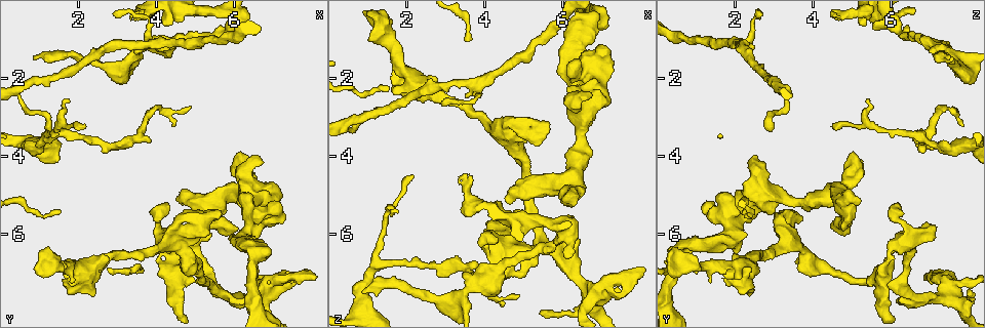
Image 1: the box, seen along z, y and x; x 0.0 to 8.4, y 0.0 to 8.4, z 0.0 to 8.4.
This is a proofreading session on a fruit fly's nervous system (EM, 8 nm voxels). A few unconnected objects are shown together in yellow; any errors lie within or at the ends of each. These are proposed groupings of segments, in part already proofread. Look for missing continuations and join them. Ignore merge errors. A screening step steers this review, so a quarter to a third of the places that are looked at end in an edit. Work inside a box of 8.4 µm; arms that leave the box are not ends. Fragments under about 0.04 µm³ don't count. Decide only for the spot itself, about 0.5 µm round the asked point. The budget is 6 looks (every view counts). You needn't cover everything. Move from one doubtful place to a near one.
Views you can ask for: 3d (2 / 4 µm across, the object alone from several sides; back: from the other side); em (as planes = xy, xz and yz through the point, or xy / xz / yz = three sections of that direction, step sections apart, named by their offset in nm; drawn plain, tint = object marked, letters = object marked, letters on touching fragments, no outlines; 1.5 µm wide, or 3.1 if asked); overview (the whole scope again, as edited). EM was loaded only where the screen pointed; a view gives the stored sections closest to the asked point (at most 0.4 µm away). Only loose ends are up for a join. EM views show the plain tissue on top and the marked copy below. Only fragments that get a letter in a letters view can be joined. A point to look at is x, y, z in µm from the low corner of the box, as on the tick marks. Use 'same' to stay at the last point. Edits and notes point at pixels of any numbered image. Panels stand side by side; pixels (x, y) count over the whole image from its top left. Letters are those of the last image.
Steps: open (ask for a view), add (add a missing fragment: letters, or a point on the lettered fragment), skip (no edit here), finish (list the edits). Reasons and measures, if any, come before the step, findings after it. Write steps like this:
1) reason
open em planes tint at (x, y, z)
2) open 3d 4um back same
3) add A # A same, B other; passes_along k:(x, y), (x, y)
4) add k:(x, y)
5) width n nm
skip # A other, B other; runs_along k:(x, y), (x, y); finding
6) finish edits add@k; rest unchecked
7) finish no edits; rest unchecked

thick end
open 3d 4um at (2.35, 7.50, 2.40)

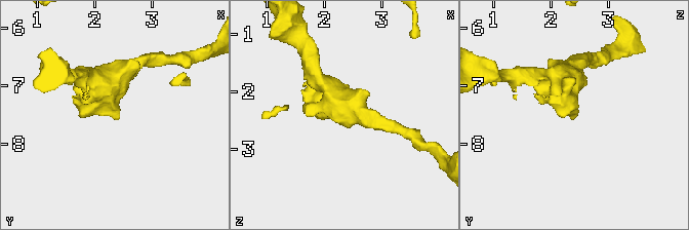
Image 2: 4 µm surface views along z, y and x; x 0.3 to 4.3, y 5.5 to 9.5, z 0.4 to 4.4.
need the tissue
open em xz step 8 letters at (2.40, 7.55, 2.40)

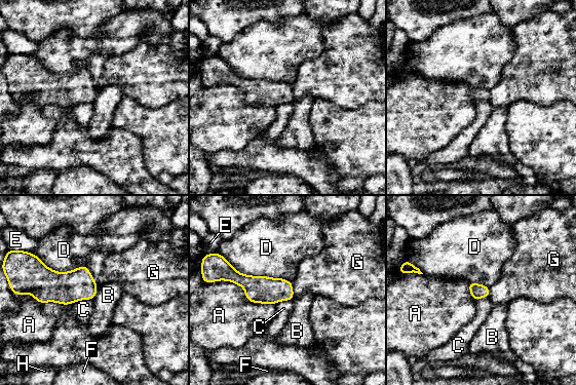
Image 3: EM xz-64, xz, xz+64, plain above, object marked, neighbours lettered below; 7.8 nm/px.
cut it another way
open em planes letters same

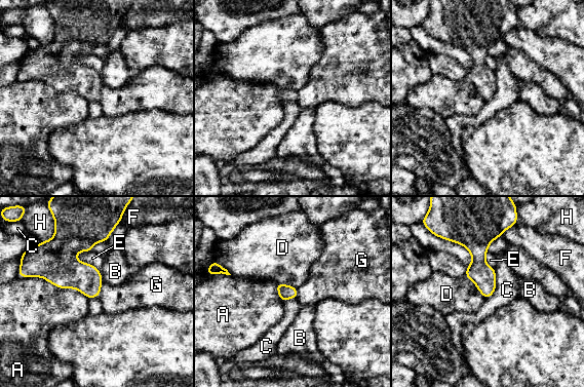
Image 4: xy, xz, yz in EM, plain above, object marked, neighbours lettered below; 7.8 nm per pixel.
skip # A other, B other, C other, D other, E other, F other, G other, H other; runs_along 4:(484, 233), (478, 271), (488, 295); no lettered fragment goes on from it

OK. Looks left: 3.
stops while still wide
open em planes letters at (4.65, 5.25, 5.20)

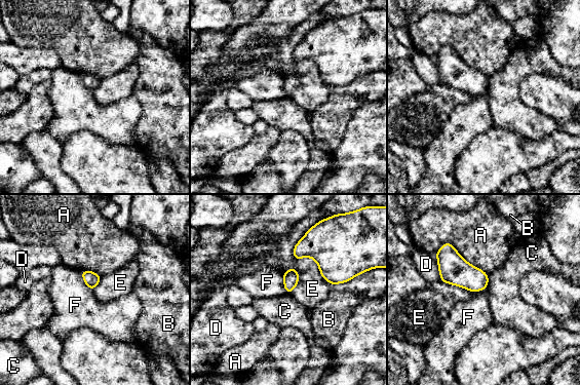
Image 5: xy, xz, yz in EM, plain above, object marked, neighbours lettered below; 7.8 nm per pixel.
skip # A other, B other, C other, D other, E other, F other; border 5:(79, 271), (83, 282), (93, 292); no lettered fragment goes on from it

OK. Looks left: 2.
stops while still wide
open 3d 2um at (6.75, 4.20, 2.45)

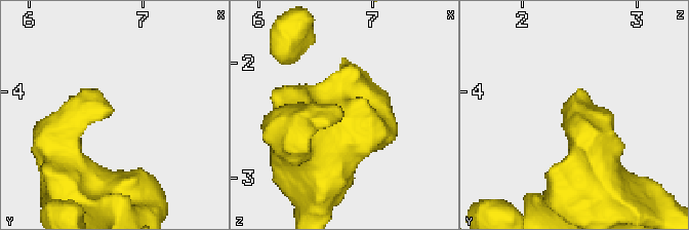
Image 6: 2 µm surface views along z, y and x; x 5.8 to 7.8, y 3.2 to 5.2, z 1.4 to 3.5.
shape alone is not enough
open em planes letters at (6.68, 4.22, 2.46)

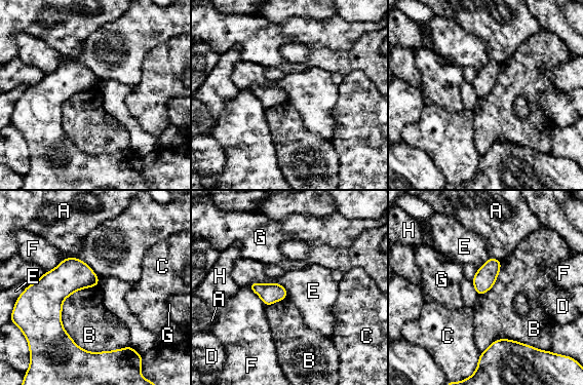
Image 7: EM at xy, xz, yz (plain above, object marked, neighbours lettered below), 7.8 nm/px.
skip # A other, B other, C other, D other, E other, F other, G other, H other; no lettered fragment goes on from it

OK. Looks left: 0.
finish no edits; rest unchecked

